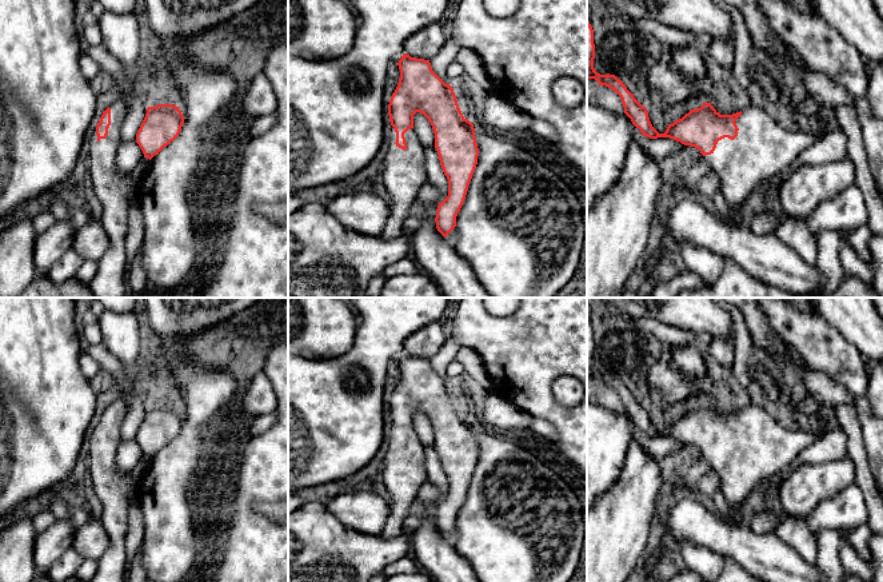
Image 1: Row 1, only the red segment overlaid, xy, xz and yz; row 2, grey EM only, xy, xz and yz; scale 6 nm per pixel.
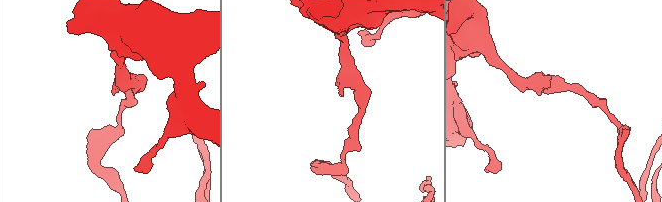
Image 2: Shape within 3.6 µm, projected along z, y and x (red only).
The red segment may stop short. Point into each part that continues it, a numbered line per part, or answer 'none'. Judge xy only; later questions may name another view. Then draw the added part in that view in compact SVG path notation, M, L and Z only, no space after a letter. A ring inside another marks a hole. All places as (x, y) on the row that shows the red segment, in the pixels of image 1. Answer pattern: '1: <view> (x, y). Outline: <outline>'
1: xy (112, 190). Outline: M116 100L109 105L111 125L105 139L97 139L96 128L91 135L88 171L92 184L103 204L103 224L109 248L99 260L99 270L88 284L95 298L131 298L125 274L125 235L128 230L129 194L137 191L132 175L121 176L116 166L120 147L121 125L127 115L127 105Z

